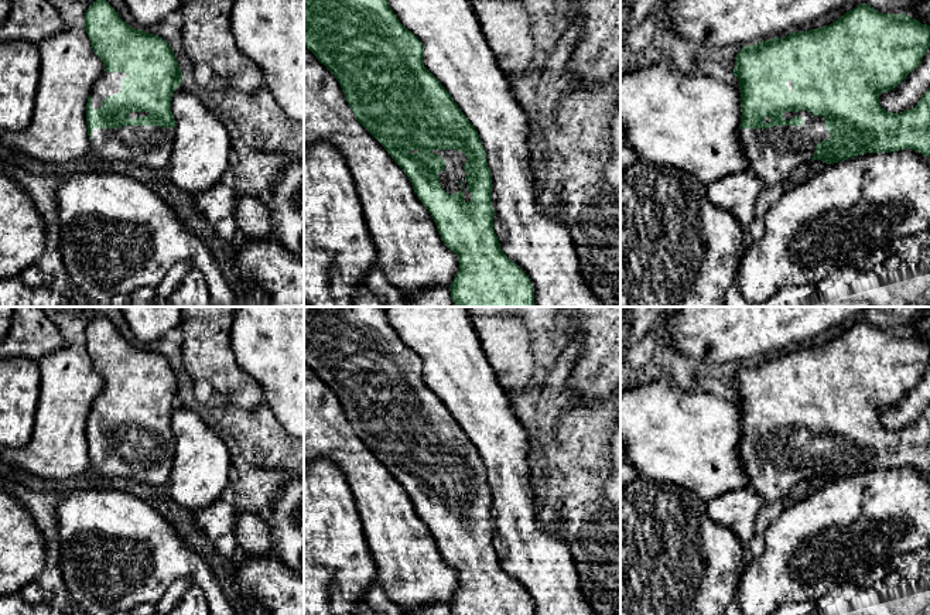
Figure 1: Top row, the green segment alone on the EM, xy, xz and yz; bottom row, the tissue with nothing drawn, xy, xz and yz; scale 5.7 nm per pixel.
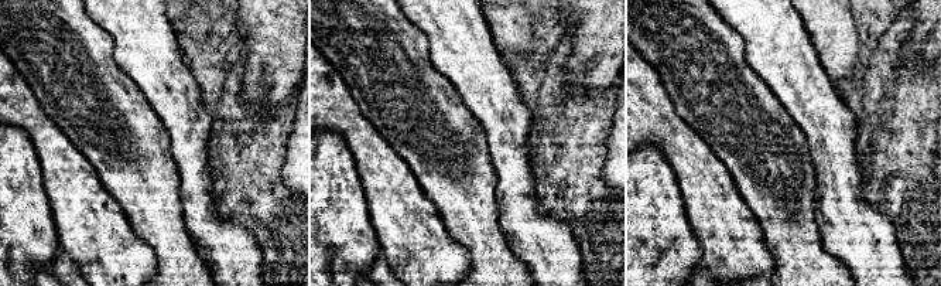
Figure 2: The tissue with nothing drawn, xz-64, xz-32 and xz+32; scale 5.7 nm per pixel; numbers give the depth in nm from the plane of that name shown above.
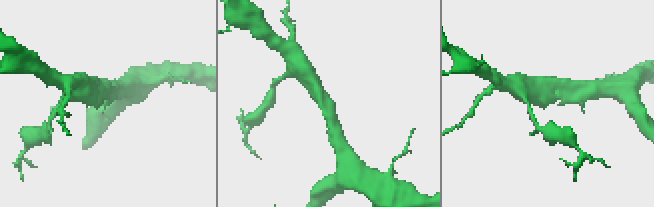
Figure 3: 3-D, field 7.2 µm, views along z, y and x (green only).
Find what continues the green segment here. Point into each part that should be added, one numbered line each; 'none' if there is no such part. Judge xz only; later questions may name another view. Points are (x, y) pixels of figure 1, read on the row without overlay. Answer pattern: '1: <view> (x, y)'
1: xz (454, 488)

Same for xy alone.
1: xy (108, 400)

